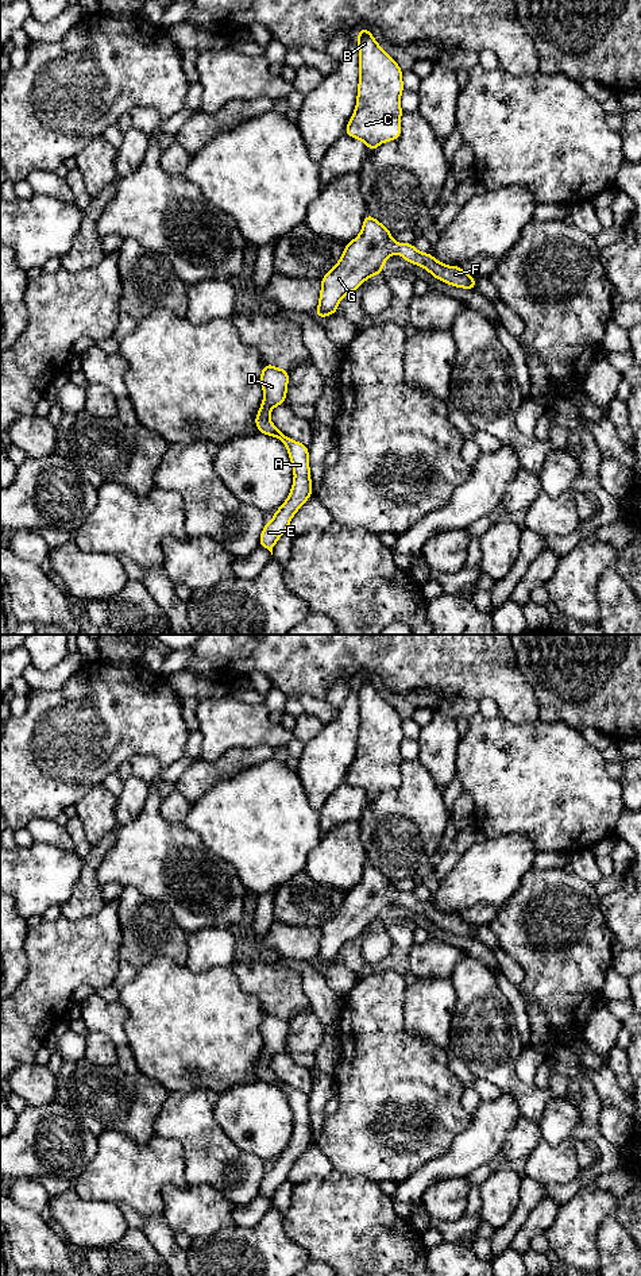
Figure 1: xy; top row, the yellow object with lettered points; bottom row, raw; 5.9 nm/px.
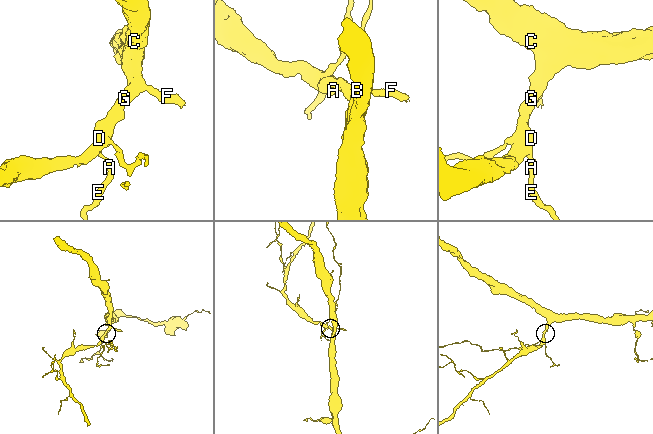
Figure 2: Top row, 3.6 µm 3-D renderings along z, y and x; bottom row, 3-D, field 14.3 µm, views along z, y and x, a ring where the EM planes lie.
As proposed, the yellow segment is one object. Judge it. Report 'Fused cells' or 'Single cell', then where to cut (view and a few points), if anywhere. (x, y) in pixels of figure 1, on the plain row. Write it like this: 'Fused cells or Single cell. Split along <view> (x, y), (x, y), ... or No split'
Single cell. No split

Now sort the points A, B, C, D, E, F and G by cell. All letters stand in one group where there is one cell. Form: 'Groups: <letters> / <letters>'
Groups: A B C D E F G

